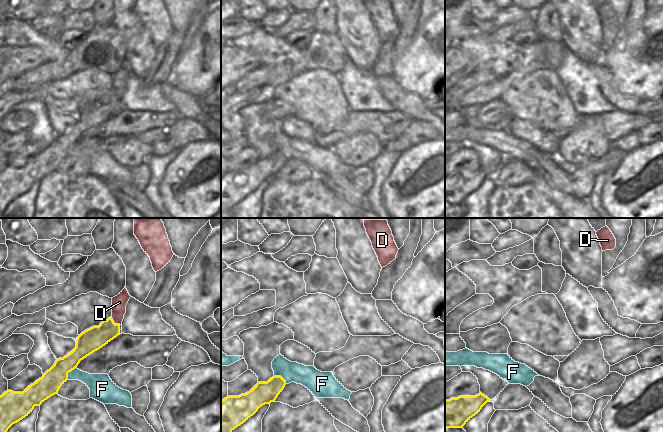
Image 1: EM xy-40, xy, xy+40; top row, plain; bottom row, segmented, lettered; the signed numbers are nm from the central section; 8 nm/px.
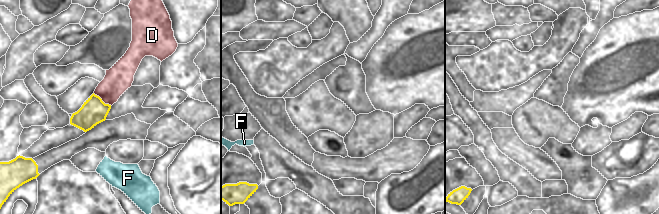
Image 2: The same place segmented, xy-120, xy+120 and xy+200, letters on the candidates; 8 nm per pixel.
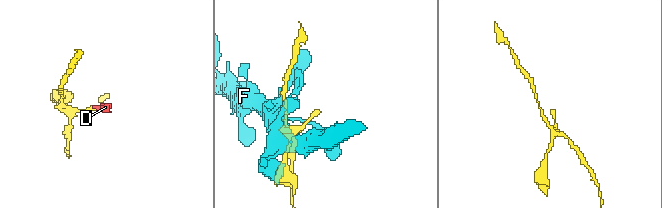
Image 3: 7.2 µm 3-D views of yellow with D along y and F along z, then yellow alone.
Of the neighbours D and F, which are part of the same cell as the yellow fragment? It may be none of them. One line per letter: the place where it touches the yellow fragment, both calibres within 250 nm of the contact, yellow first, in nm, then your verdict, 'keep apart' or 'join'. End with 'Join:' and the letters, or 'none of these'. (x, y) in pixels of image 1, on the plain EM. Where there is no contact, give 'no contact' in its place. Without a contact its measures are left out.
D: meets yellow in xy-40 at (113, 98); 190 nm thick on the yellow side, 120 nm on the other; join
F: meets yellow in xy-40 at (68, 148); 180 nm thick on the yellow side, 160 nm on the other; keep apart
Join: D

